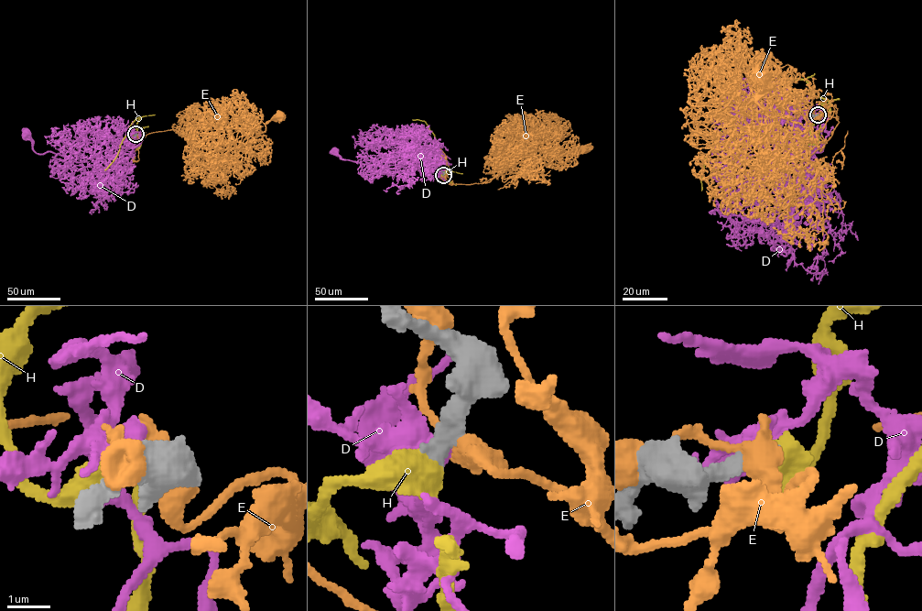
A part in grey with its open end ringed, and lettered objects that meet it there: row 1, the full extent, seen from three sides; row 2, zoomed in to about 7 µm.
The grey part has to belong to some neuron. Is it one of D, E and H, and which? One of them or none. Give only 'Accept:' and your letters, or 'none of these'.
Accept: H

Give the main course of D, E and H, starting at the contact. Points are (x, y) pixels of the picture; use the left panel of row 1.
D: (135, 134), (132, 146), (124, 145), (114, 155), (103, 150), (74, 161), (49, 151), (37, 154), (27, 133)
E: (135, 134), (145, 133), (142, 136), (175, 129), (192, 144), (199, 137), (218, 148), (239, 148), (278, 115)
H: (135, 134), (132, 131), (138, 127), (141, 117), (129, 126), (116, 157), (104, 170)

